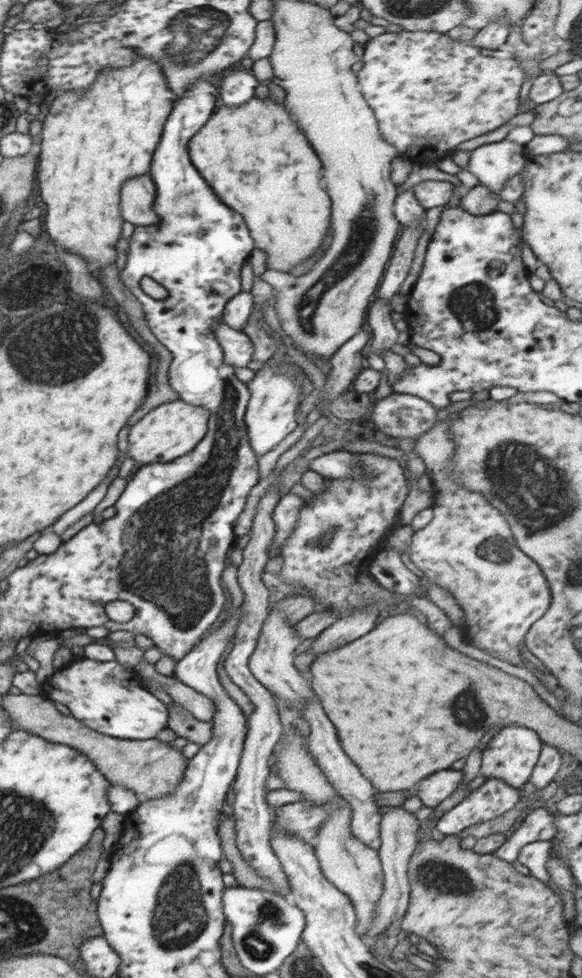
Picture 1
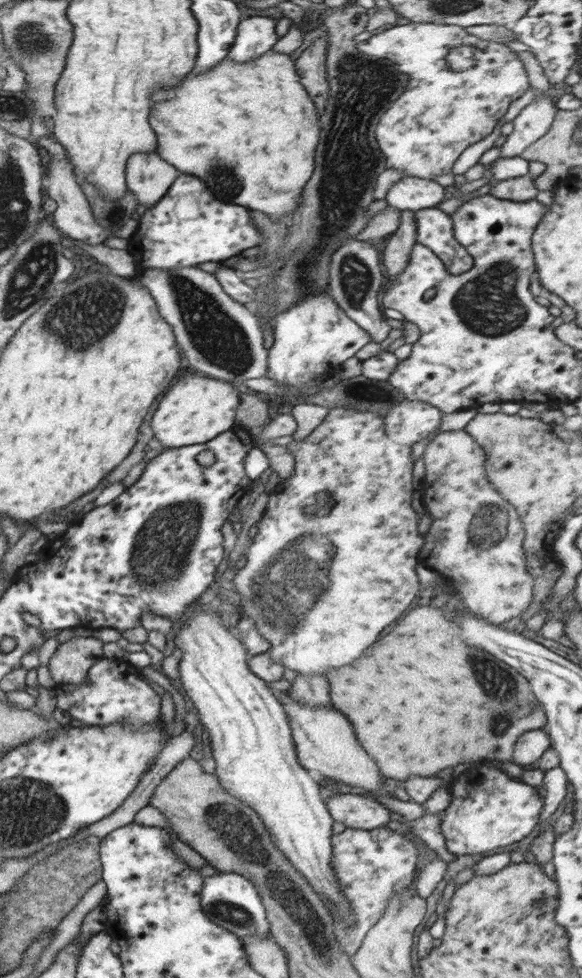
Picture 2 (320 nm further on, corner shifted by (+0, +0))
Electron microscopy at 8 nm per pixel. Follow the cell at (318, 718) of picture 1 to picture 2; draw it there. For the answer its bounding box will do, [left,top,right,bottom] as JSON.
[332,826,417,955]

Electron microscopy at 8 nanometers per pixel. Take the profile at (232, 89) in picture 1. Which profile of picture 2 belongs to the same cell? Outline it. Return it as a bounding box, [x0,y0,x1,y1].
[227,16,278,63]

